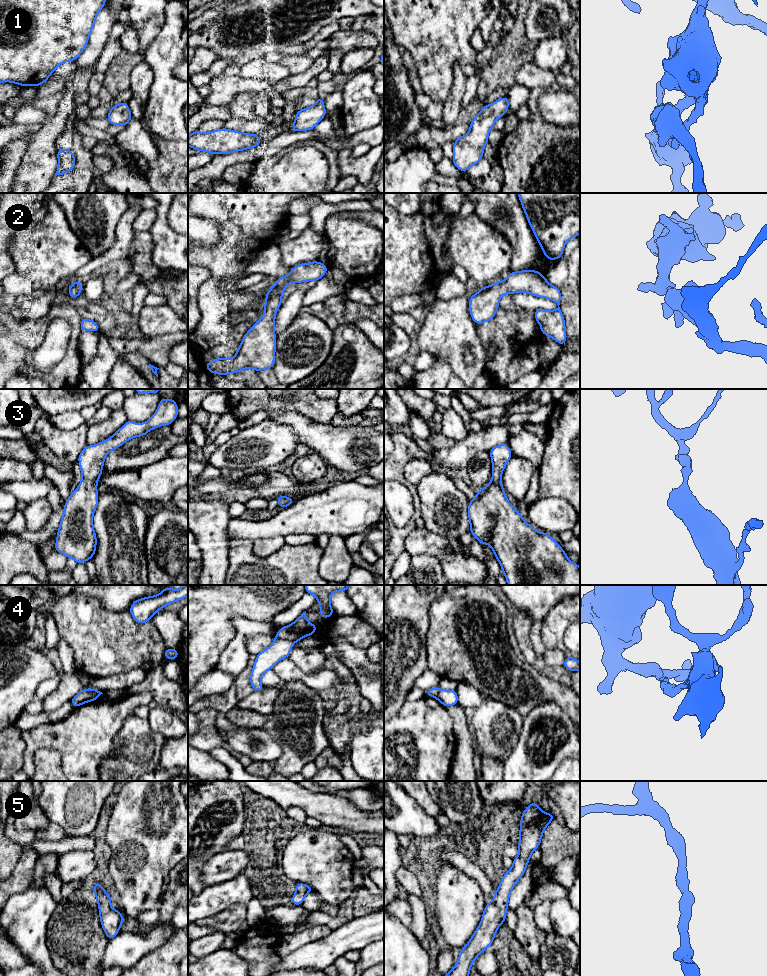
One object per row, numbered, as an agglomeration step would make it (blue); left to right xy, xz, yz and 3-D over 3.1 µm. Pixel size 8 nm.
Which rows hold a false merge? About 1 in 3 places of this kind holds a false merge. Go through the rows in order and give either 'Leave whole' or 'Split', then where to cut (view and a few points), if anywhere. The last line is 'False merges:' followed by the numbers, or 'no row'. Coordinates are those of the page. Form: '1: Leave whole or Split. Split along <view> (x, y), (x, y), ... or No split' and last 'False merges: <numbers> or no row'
1: Leave whole. No split
2: Leave whole. No split
3: Leave whole. No split
4: Split. Split along xz (276, 636), (294, 642)
5: Leave whole. No split
False merges: 4

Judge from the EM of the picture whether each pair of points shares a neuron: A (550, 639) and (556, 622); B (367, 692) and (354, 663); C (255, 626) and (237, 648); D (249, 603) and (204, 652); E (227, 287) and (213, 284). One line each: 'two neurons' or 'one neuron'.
A: one neuron
B: one neuron
C: one neuron
D: one neuron
E: two neurons

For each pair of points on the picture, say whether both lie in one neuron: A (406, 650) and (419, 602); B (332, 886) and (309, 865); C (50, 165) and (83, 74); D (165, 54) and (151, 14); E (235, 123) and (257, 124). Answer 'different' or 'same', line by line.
A: same
B: same
C: same
D: different
E: same

